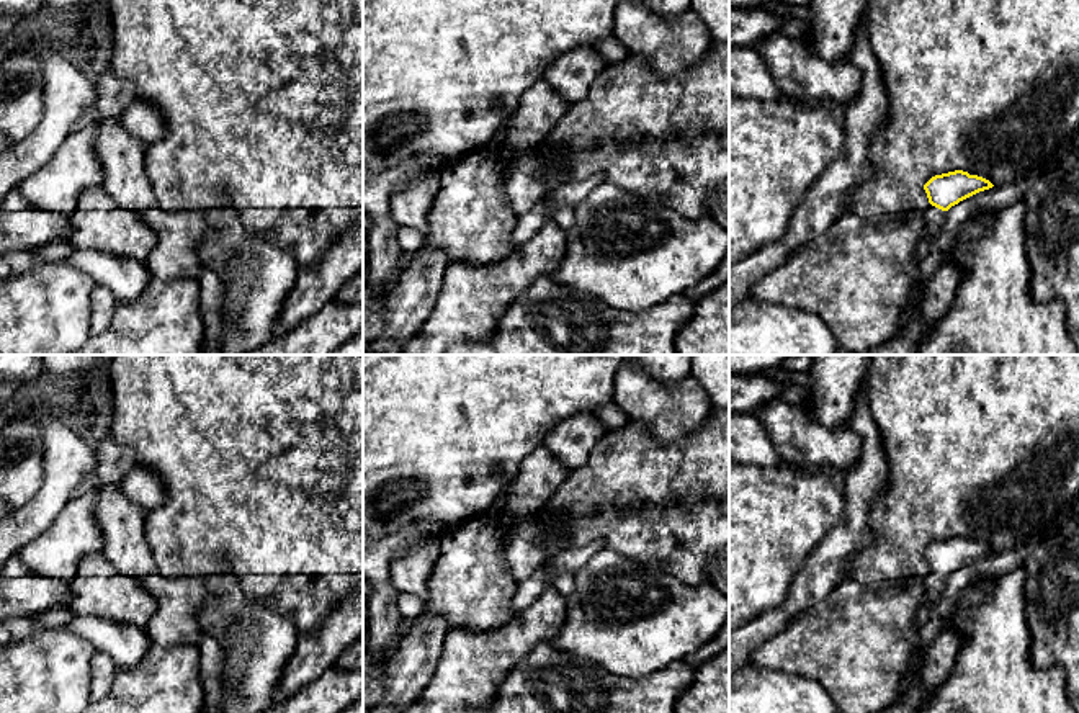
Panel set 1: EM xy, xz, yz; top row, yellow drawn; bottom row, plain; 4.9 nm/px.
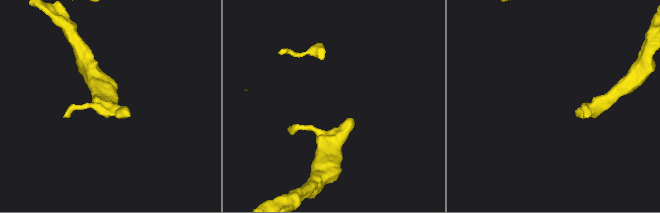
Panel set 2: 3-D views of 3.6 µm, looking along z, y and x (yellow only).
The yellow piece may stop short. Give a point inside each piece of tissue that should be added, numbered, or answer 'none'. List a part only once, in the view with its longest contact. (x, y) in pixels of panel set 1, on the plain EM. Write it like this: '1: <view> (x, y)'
1: yz (934, 584)

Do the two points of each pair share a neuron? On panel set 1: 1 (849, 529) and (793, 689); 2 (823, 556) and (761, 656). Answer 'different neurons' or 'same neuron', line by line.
1: different neurons
2: different neurons

